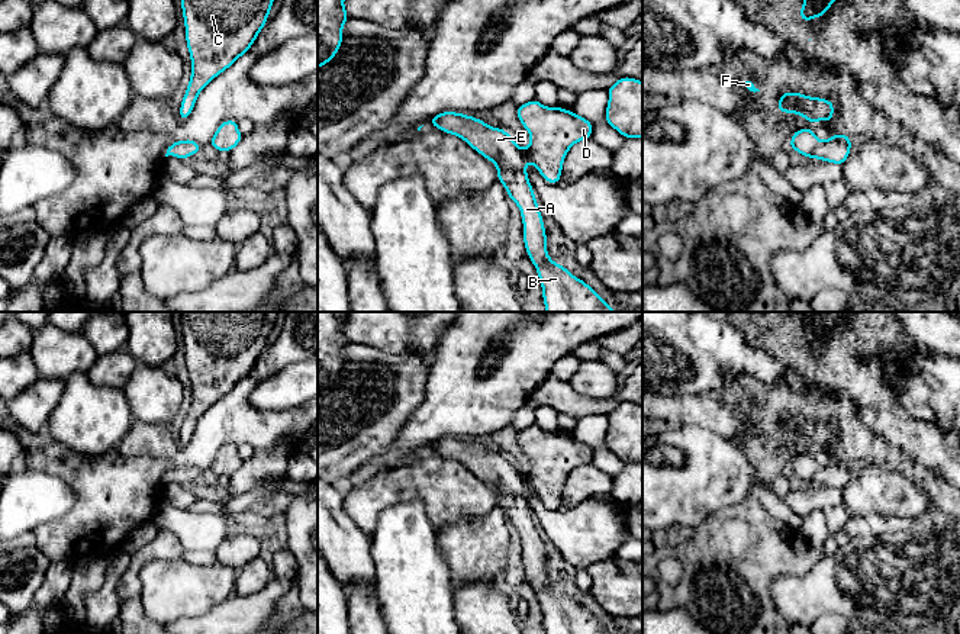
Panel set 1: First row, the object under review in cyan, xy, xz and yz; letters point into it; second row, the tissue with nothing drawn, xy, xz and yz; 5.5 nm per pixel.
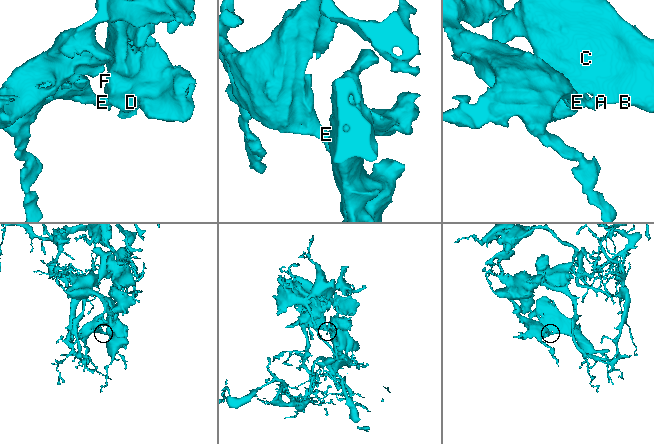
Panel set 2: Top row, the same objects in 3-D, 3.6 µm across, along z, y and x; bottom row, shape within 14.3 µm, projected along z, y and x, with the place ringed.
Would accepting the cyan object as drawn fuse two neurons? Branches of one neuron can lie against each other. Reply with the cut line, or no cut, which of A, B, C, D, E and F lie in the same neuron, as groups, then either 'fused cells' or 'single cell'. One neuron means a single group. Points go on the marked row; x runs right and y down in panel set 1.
cut none; groups A B C D E F; single cell

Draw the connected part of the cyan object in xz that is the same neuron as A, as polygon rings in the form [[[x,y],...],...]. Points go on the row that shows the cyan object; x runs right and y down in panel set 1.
[[[537,99],[516,106],[516,113],[531,136],[531,145],[525,149],[505,129],[464,113],[441,112],[428,123],[461,138],[496,164],[497,181],[521,210],[522,238],[542,286],[545,312],[616,312],[586,281],[548,257],[544,221],[525,168],[529,160],[545,181],[558,184],[568,149],[592,138],[592,122],[560,106],[547,107]]]

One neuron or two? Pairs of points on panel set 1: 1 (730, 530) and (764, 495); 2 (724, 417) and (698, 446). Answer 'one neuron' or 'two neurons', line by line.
1: two neurons
2: two neurons

